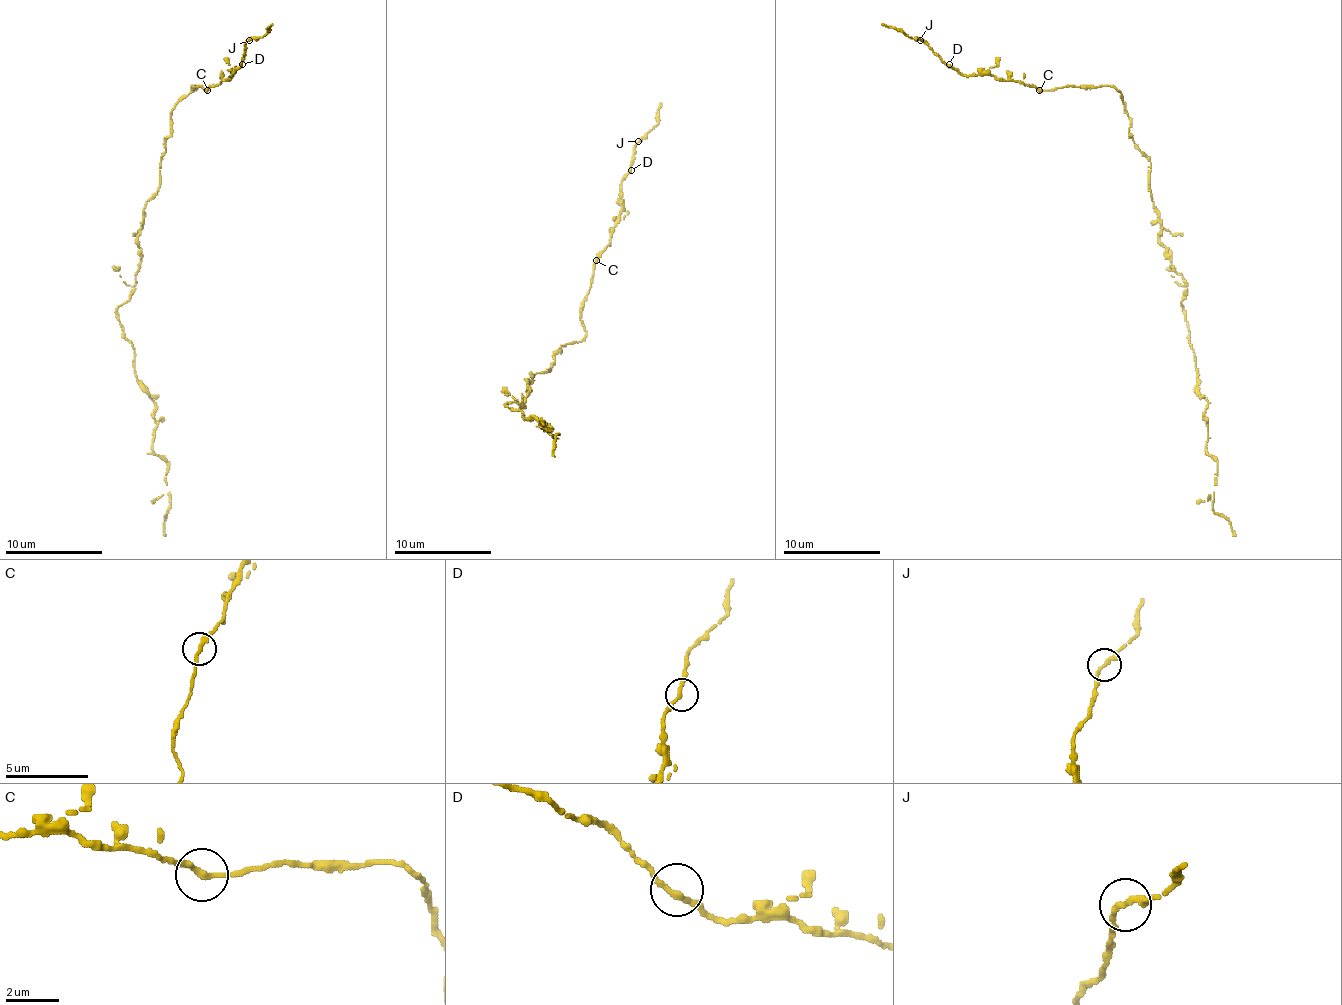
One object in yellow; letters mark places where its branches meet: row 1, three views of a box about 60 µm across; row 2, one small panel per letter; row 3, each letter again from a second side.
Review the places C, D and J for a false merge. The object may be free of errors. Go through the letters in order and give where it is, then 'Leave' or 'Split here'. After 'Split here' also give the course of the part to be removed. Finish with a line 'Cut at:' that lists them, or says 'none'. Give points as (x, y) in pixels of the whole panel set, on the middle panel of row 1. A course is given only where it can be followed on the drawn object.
C: Place: (596, 260). Leave
D: Place: (631, 170). Leave
J: Place: (638, 141). Leave
Cut at: none

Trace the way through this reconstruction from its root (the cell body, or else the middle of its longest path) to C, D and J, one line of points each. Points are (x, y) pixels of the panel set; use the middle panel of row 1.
C: (544, 371), (549, 371), (561, 347), (580, 342), (585, 335), (580, 303), (590, 289), (595, 260)
D: (544, 371), (561, 347), (580, 342), (585, 335), (580, 303), (622, 209), (622, 180), (631, 170)
J: (544, 371), (561, 347), (585, 335), (580, 303), (595, 260), (609, 243), (622, 180), (638, 141)

